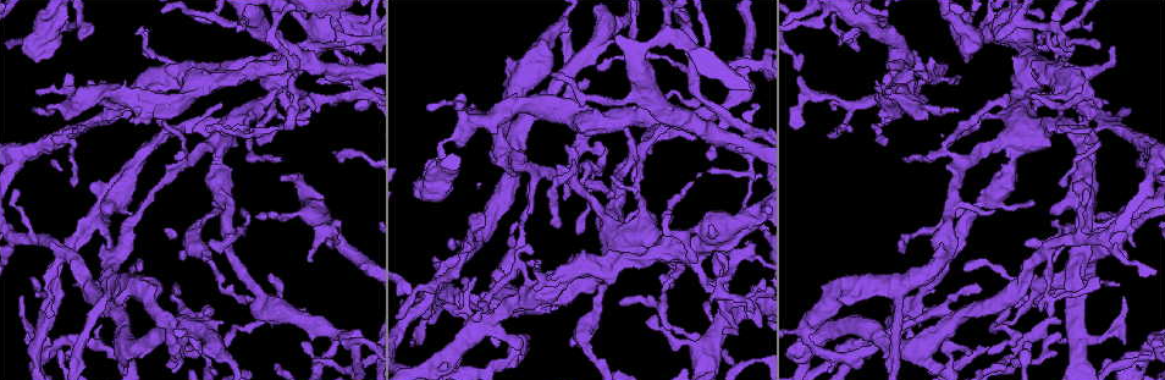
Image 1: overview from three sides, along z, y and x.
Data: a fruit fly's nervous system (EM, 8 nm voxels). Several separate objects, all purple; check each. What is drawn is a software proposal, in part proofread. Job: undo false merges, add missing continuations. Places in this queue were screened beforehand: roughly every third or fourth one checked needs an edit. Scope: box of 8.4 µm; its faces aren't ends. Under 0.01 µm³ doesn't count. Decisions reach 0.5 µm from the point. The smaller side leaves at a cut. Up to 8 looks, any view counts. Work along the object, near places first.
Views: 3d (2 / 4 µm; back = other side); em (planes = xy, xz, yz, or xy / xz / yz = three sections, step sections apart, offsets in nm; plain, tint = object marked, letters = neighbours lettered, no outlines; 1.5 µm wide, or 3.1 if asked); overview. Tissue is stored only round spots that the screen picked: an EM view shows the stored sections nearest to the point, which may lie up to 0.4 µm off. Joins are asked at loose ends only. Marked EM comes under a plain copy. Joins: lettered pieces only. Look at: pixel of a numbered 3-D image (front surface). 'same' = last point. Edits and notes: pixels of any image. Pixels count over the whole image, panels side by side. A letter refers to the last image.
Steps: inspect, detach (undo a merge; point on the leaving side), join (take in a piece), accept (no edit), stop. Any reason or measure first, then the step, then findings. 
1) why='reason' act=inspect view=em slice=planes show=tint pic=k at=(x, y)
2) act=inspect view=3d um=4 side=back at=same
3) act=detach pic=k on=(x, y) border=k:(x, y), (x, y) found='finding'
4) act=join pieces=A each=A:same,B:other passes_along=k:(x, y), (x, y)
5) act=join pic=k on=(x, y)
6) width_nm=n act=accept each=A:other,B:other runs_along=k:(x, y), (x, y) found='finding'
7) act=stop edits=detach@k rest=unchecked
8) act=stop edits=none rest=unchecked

why='an open end' act=inspect view=3d um=4 pic=1 at=(1058, 126)

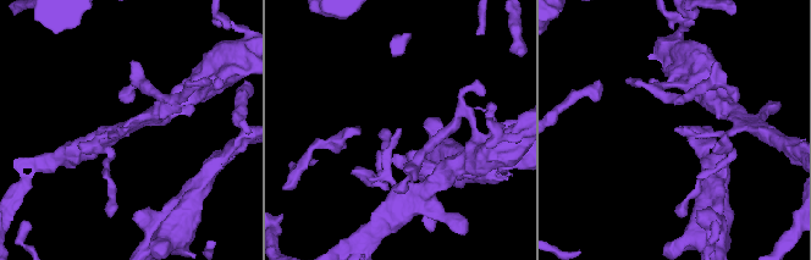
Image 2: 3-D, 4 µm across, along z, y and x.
why='need the tissue' act=inspect view=em slice=planes show=letters pic=2 at=(124, 127)

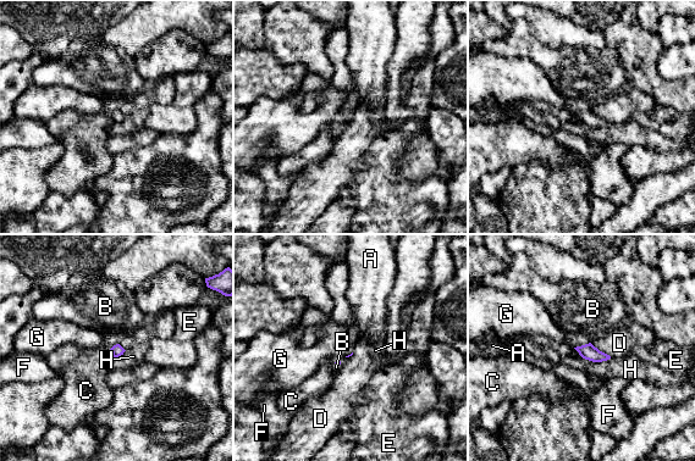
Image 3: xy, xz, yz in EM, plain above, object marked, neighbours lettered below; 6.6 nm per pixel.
act=accept each=A:other,B:other,C:other,D:other,E:other,F:other,G:other,H:other found='none of them fits'

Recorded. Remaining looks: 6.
why='free end' act=inspect view=3d um=4 pic=1 at=(619, 303)

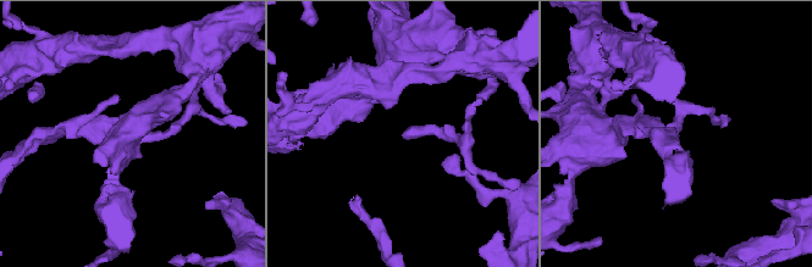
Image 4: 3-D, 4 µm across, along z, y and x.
why='need the tissue' act=inspect view=em slice=planes show=letters pic=4 at=(676, 131)

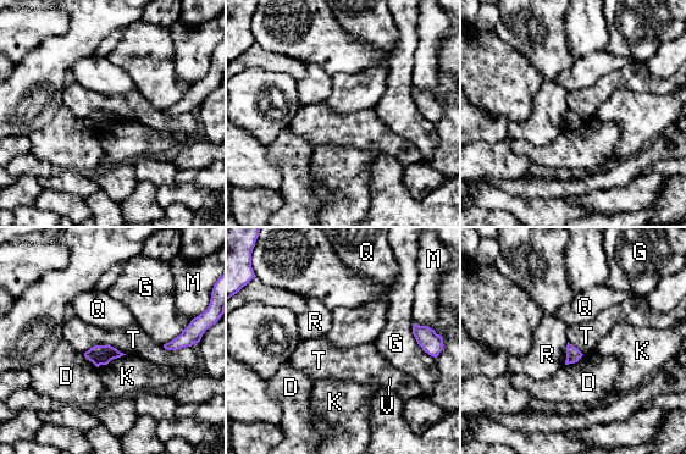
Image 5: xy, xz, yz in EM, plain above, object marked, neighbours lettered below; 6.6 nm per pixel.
width_nm=100 act=accept each=D:other,G:other,K:other,M:other,Q:other,R:other,T:other,V:other border=5:(84, 352), (110, 344), (125, 354) found='no lettered piece goes on from it'

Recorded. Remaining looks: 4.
why='calibre changes' act=inspect view=em slice=planes show=letters pic=1 at=(265, 300)

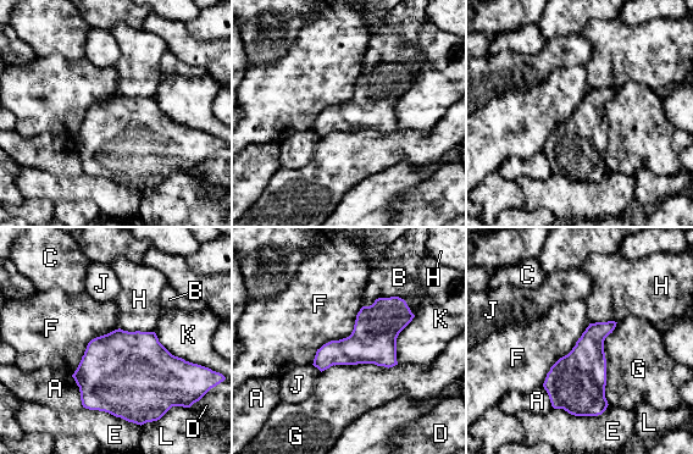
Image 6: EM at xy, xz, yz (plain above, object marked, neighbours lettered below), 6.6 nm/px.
width_nm=280 act=accept each=A:other,B:other,C:other,D:other,E:other,F:other,G:other,H:other,J:other,K:other,L:other border=6:(362, 306), (353, 331), (311, 364) found='all the same neuron'

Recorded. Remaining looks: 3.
act=inspect view=3d um=4 pic=1 at=(208, 129)

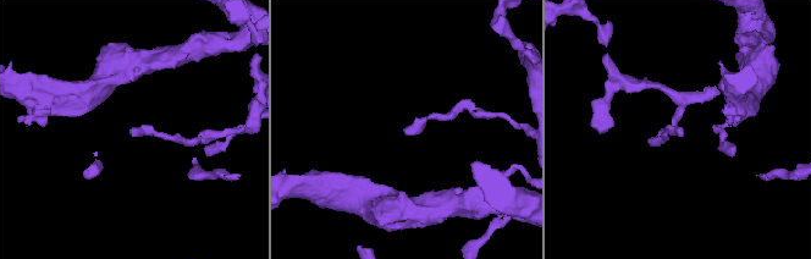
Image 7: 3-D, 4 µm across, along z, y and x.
act=inspect view=em slice=yz step=4 show=tint pic=7 at=(134, 134)

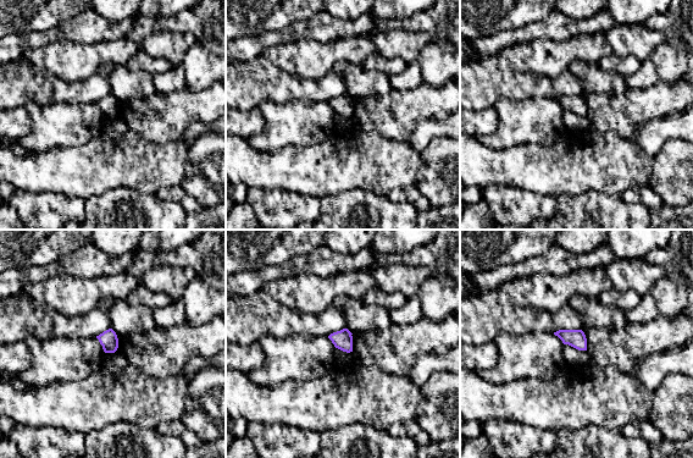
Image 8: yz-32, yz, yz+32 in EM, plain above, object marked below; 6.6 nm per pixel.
why='cut it another way' act=inspect view=em slice=planes show=letters at=same

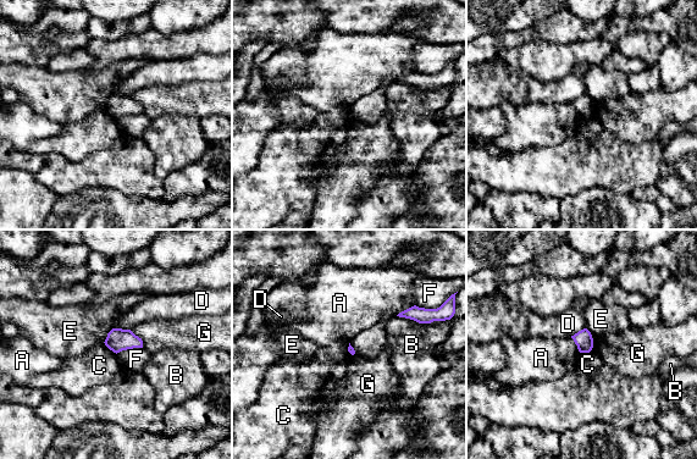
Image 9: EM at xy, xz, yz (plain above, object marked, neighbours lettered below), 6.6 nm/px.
longest_contact=B:240nm act=accept each=A:other,B:other,C:other,D:other,E:other,F:other,G:other border=9:(142, 347), (123, 349), (116, 353) found='no lettered piece goes on from it'

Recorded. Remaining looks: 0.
act=stop edits=none rest=unchecked

